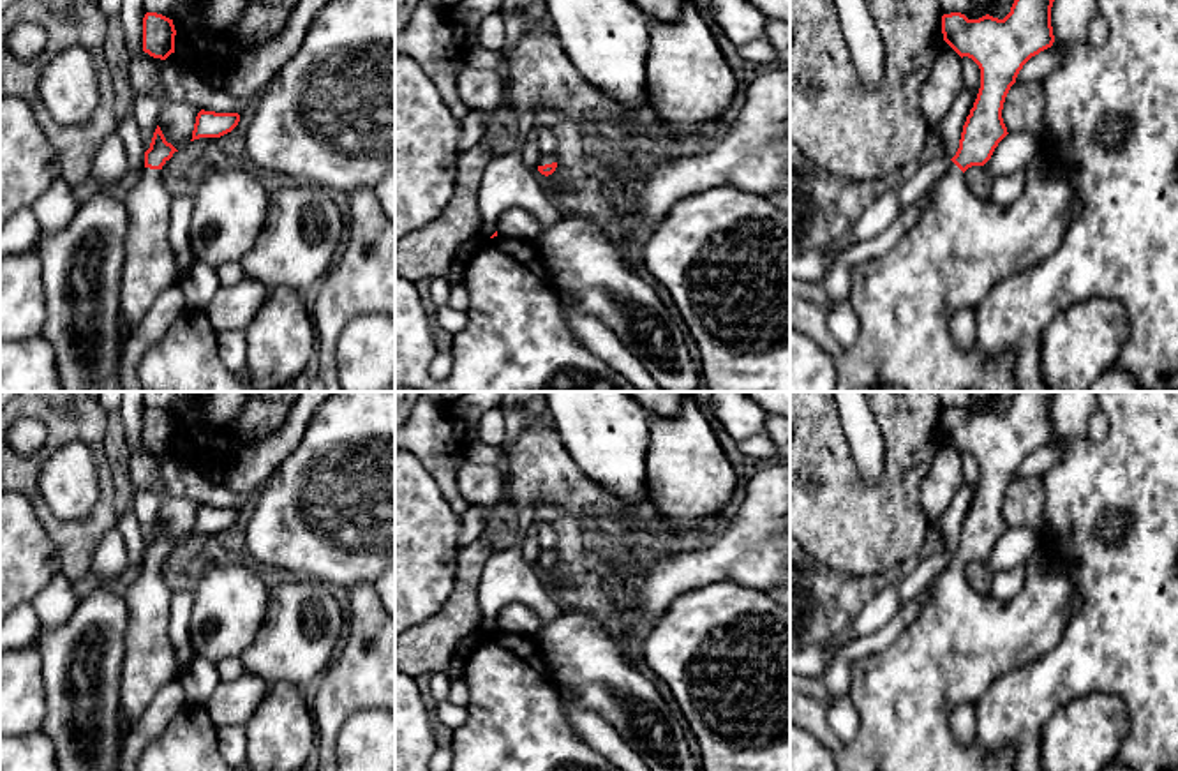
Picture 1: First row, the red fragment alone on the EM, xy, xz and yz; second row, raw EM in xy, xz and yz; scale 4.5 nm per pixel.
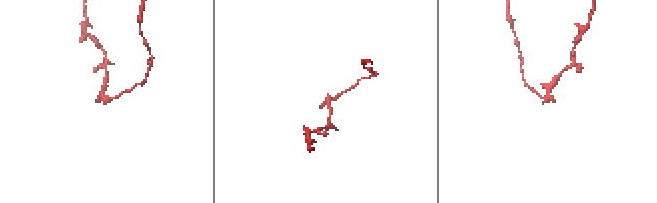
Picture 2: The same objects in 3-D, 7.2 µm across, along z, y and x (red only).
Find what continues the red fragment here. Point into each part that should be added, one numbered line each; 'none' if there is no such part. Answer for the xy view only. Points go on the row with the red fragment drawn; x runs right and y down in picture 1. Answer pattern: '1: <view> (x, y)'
1: xy (150, 263)

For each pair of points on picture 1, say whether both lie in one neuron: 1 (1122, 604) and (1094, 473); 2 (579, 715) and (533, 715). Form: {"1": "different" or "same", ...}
{"1": "same", "2": "different"}

